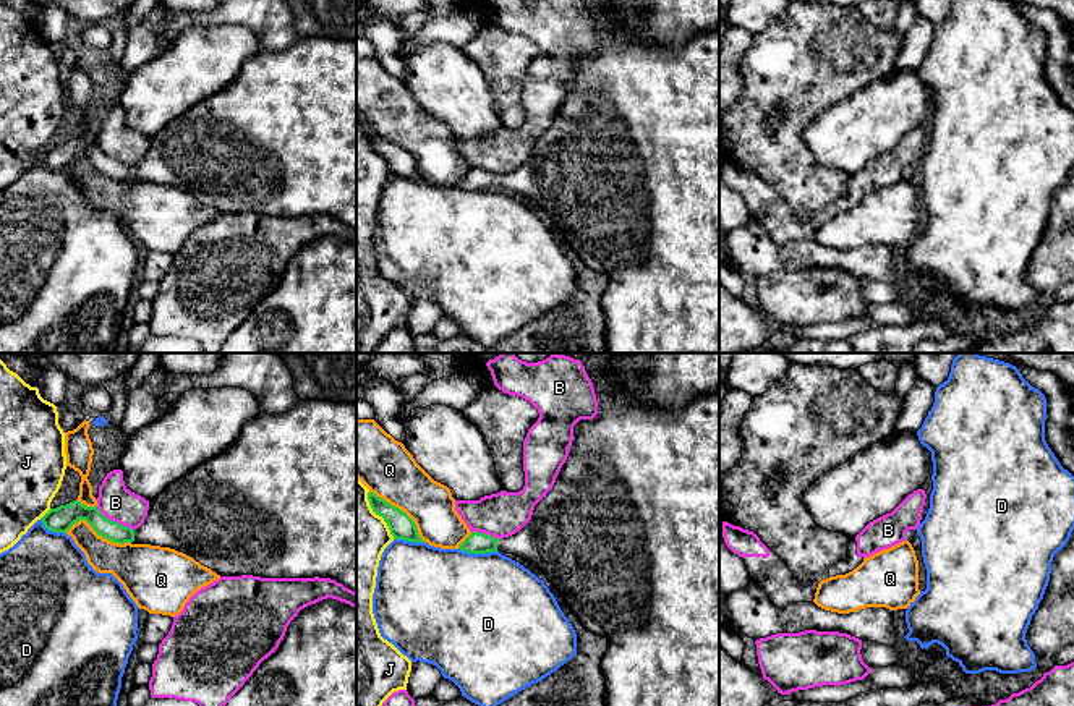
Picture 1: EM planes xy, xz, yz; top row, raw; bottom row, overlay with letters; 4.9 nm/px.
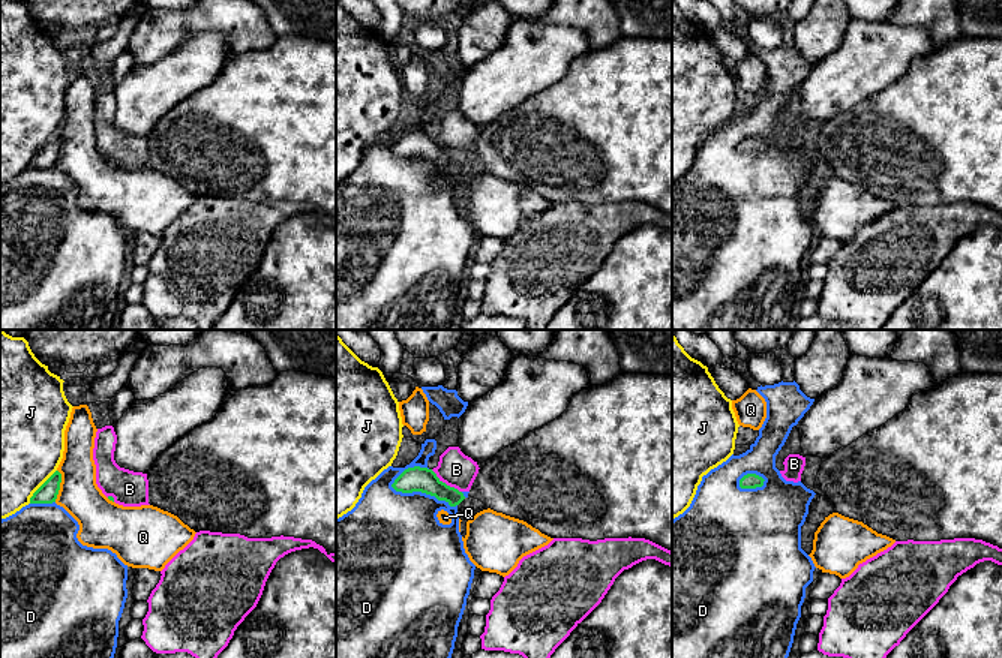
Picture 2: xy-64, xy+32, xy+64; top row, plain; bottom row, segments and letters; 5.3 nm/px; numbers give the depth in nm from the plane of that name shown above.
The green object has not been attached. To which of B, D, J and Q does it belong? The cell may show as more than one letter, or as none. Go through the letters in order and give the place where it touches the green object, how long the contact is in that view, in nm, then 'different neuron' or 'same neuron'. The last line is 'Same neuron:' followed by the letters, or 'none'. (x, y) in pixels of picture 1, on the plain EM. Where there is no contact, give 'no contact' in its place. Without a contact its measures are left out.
B: xy (114, 159) | 220 nm | different neuron
D: xz (478, 190) | 190 nm | different neuron
J: xz (378, 151) | 280 nm | different neuron
Q: xy (98, 170) | 340 nm | different neuron
Same neuron: none

